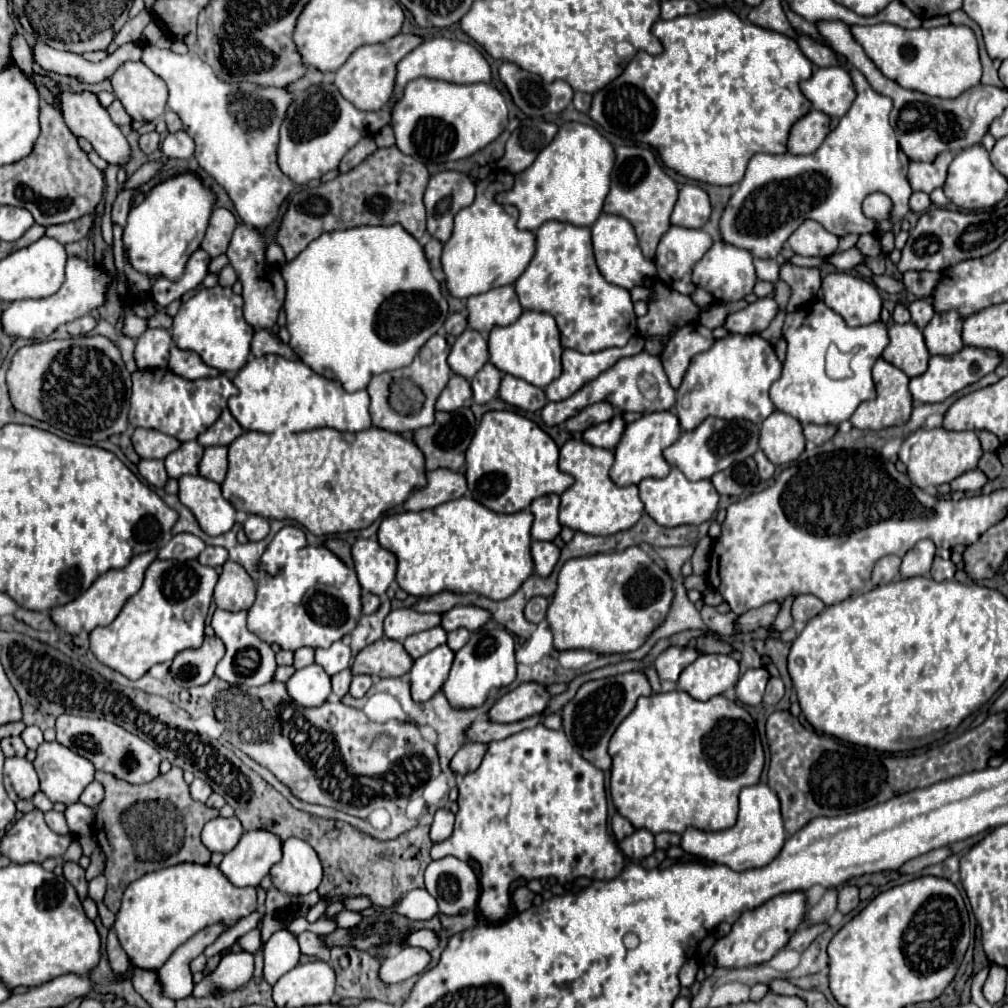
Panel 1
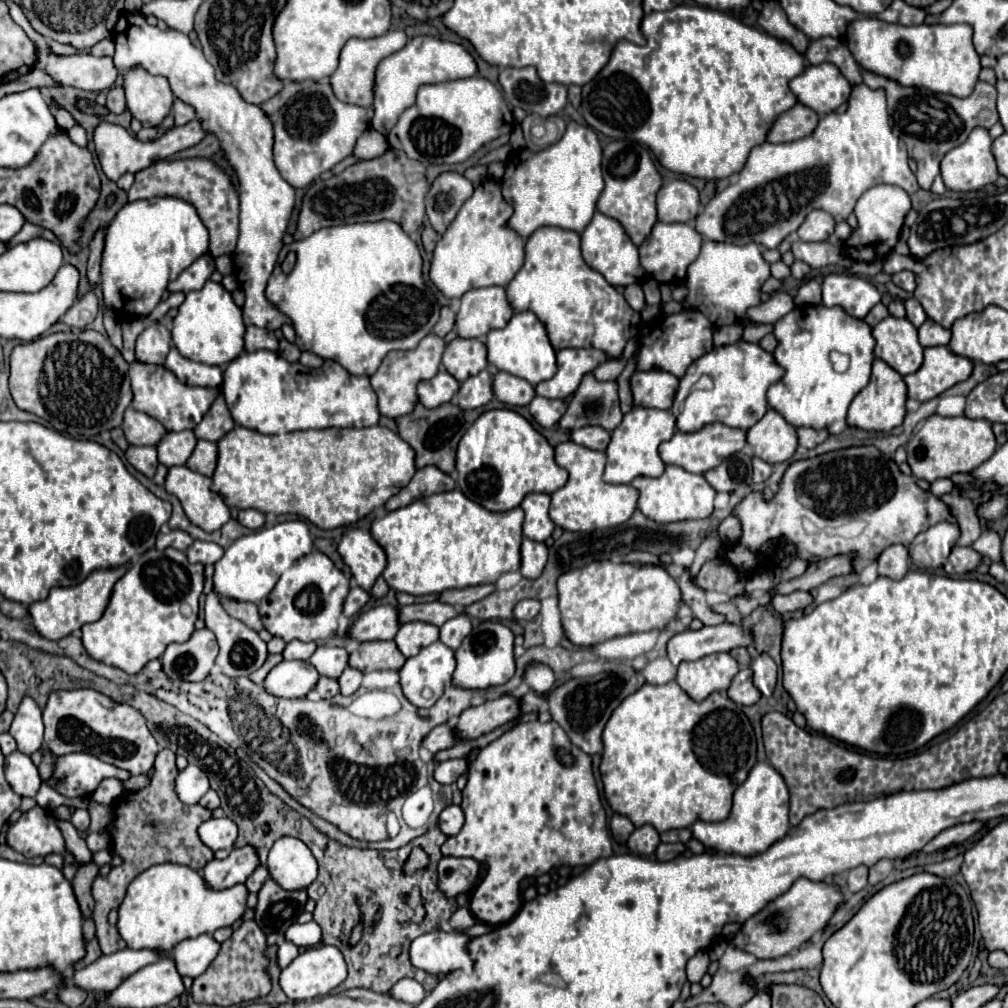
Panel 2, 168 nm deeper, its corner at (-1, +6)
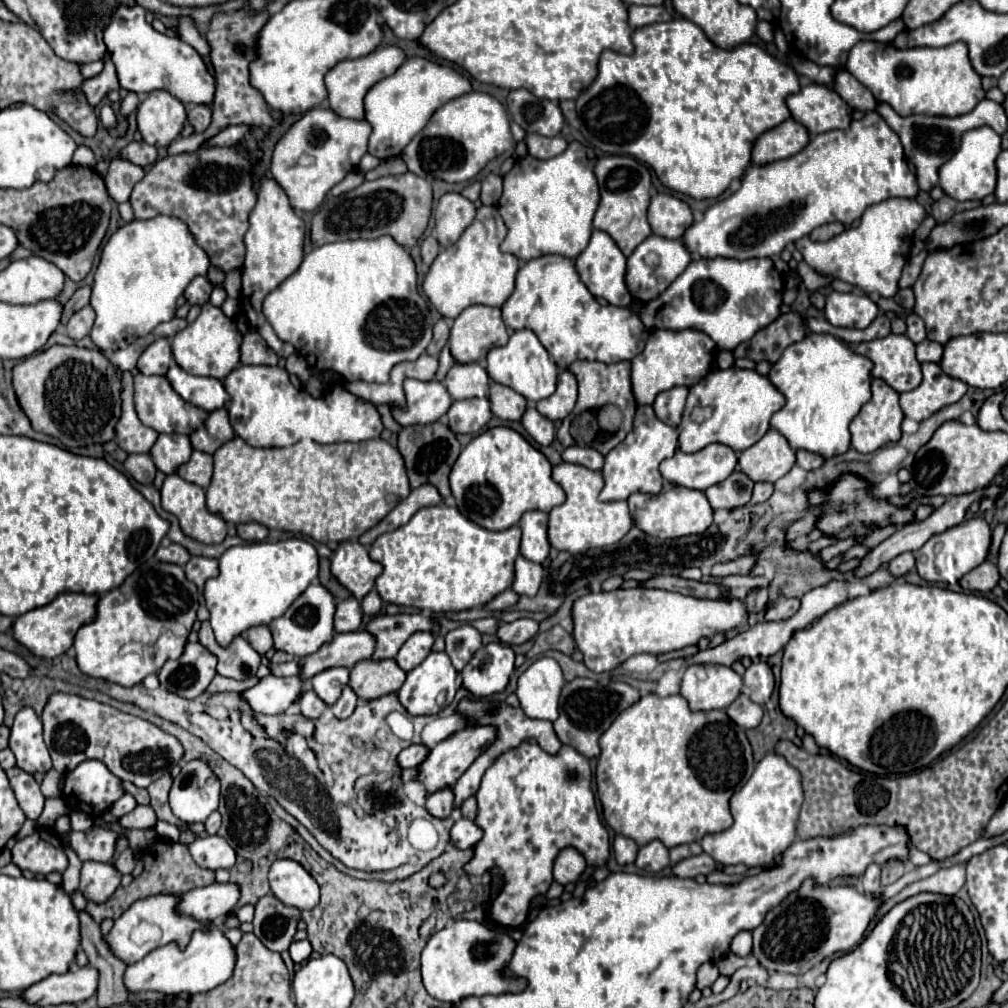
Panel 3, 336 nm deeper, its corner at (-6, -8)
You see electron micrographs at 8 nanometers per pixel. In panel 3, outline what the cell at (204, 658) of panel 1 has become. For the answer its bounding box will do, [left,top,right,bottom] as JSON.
[159,642,217,698]

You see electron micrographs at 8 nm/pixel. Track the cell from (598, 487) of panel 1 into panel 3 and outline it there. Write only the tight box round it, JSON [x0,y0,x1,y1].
[549,462,633,554]

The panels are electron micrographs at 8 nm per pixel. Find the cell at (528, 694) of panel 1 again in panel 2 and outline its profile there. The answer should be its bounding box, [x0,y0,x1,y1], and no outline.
[454,696,520,740]

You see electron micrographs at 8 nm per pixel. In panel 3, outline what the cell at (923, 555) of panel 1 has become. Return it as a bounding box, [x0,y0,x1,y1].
[917,518,991,590]

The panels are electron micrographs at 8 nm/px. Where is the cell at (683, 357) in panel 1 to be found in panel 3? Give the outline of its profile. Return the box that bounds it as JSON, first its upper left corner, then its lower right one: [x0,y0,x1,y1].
[631,330,717,404]

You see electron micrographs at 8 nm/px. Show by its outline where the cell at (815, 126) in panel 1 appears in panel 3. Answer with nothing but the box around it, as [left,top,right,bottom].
[753,118,809,164]

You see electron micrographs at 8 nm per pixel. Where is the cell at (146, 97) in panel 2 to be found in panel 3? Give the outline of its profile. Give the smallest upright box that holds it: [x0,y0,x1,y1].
[137,90,185,146]

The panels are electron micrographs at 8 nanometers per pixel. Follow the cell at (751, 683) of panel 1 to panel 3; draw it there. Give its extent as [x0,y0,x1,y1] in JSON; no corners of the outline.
[727,692,763,730]

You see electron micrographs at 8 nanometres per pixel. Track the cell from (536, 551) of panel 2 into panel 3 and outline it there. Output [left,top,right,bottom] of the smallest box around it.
[513,556,543,596]

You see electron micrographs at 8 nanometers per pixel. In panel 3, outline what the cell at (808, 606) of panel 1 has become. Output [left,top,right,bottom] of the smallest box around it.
[765,598,801,622]

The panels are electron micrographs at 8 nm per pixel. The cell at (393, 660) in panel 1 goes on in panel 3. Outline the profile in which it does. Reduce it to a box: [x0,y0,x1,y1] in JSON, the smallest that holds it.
[349,658,405,700]

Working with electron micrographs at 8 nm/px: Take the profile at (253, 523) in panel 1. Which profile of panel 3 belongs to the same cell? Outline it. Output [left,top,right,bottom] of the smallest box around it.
[237,522,269,542]

